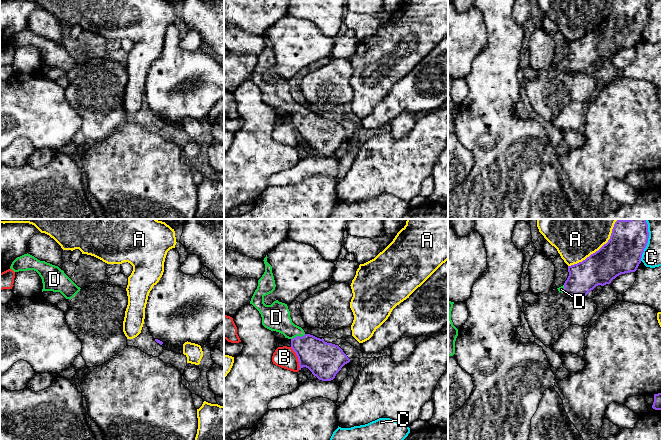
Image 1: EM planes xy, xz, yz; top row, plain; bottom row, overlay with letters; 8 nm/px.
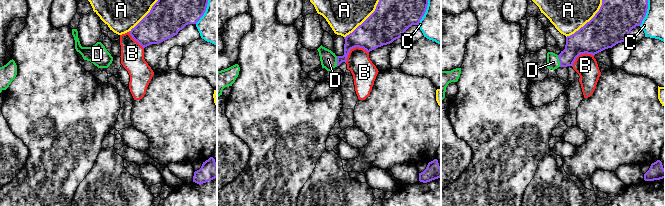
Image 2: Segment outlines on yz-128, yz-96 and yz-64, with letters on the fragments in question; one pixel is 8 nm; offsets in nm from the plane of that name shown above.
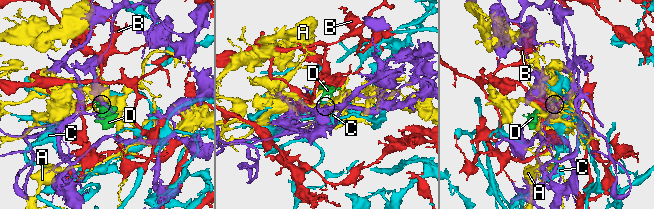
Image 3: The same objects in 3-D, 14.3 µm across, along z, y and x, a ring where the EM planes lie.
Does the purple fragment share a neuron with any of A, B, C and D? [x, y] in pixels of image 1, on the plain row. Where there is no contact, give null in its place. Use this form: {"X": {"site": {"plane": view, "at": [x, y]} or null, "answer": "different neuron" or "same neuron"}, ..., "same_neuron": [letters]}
{"A": {"site": {"plane": "yz", "at": [596, 27]}, "answer": "different neuron"}, "B": {"site": {"plane": "xz", "at": [298, 134]}, "answer": "different neuron"}, "C": {"site": {"plane": "yz", "at": [647, 18]}, "answer": "different neuron"}, "D": {"site": {"plane": "xz", "at": [298, 112]}, "answer": "same neuron"}, "same_neuron": ["D"]}

